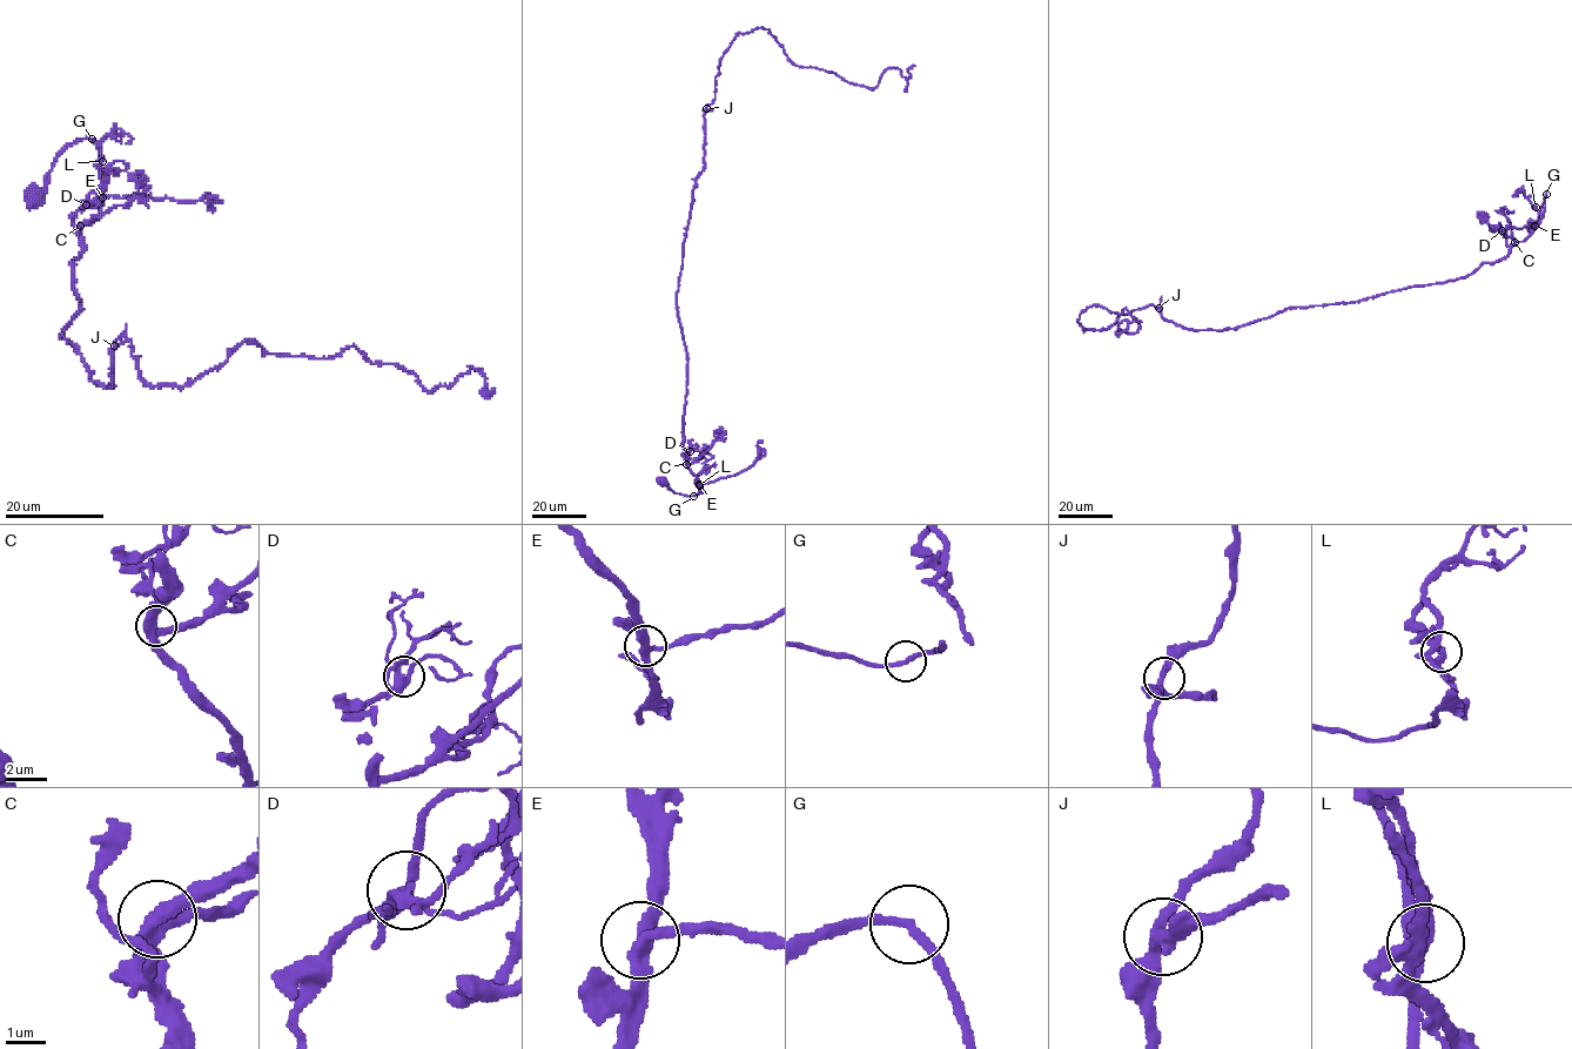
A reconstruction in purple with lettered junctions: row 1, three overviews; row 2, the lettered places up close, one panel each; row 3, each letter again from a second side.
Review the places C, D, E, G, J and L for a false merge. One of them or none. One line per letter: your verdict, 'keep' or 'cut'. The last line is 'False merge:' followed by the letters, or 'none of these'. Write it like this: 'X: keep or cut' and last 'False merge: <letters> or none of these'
C: keep
D: keep
E: keep
G: keep
J: keep
L: keep
False merge: none of these

